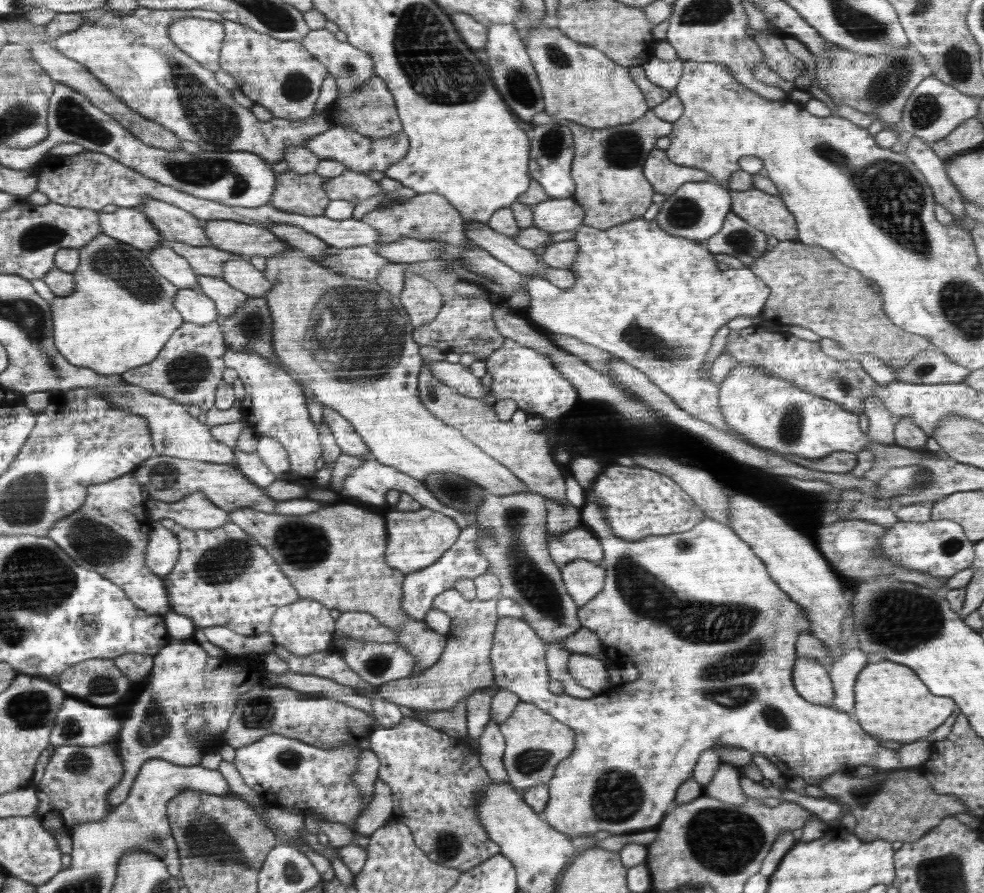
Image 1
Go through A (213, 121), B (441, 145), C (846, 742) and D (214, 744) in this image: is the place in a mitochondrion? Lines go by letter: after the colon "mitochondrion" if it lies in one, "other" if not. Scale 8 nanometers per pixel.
A: mitochondrion
B: other
C: other
D: other

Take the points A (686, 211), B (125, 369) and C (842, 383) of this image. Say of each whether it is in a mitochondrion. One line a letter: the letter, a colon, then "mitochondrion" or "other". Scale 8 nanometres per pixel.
A: mitochondrion
B: other
C: mitochondrion

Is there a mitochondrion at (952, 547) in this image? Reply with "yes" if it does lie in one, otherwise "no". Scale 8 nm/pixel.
yes

